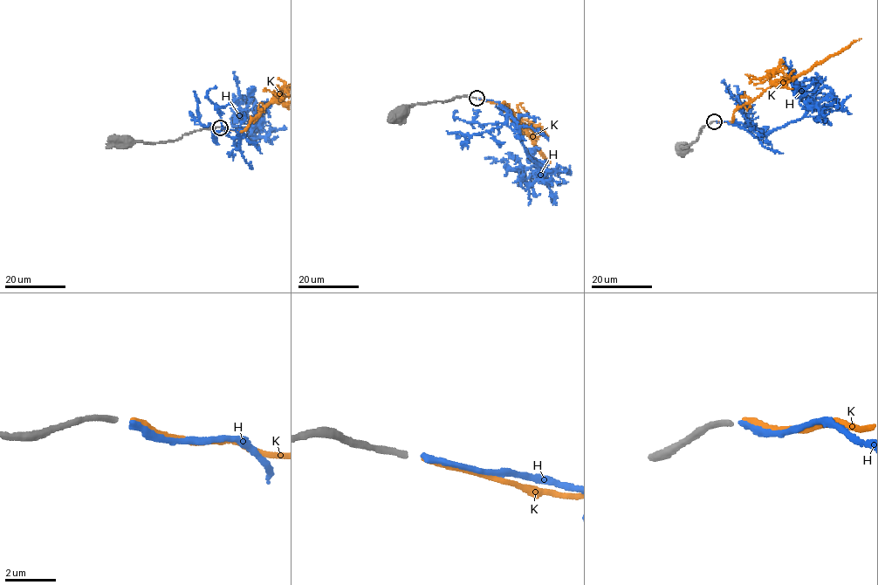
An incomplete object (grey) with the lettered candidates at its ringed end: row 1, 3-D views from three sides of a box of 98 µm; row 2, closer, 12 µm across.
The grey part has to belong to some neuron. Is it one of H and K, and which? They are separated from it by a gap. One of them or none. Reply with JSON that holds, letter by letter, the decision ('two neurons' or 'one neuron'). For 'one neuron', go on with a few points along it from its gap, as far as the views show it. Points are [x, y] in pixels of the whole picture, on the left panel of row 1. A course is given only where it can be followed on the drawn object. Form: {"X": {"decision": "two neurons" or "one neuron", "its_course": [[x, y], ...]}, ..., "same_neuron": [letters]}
{"H": {"decision": "one neuron", "its_course": [[222, 127], [236, 129], [239, 140], [236, 149], [252, 127], [251, 120], [238, 105], [239, 95], [233, 71]]}, "K": {"decision": "two neurons"}, "same_neuron": ["H"]}

